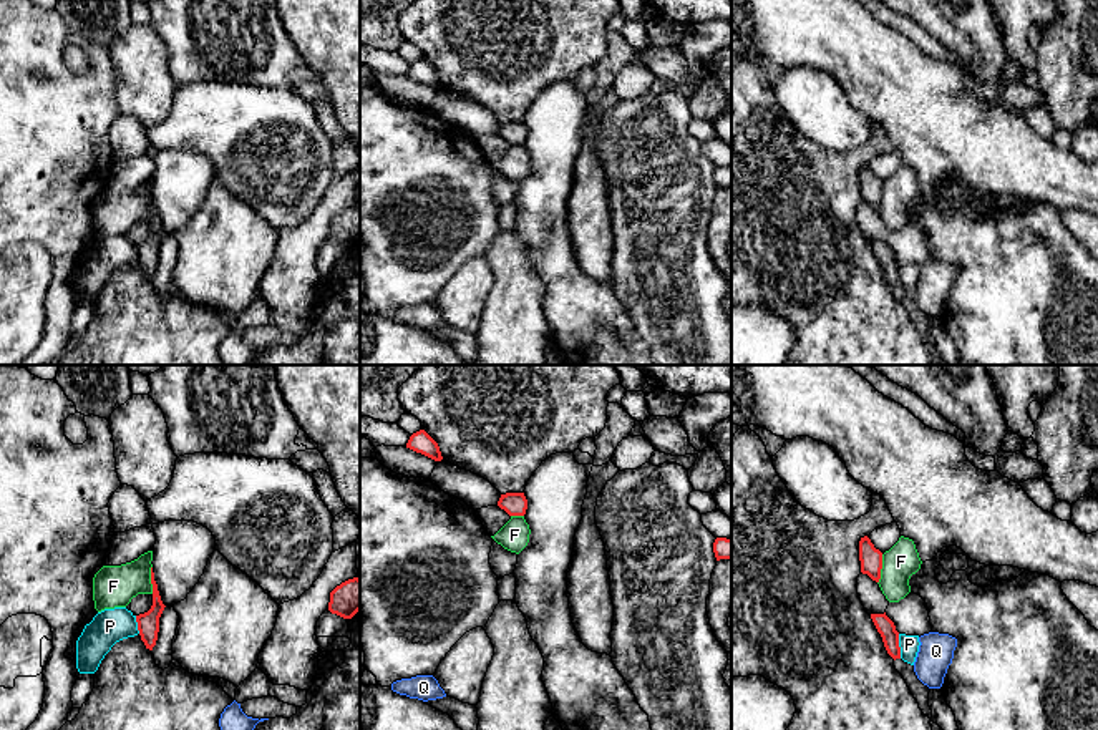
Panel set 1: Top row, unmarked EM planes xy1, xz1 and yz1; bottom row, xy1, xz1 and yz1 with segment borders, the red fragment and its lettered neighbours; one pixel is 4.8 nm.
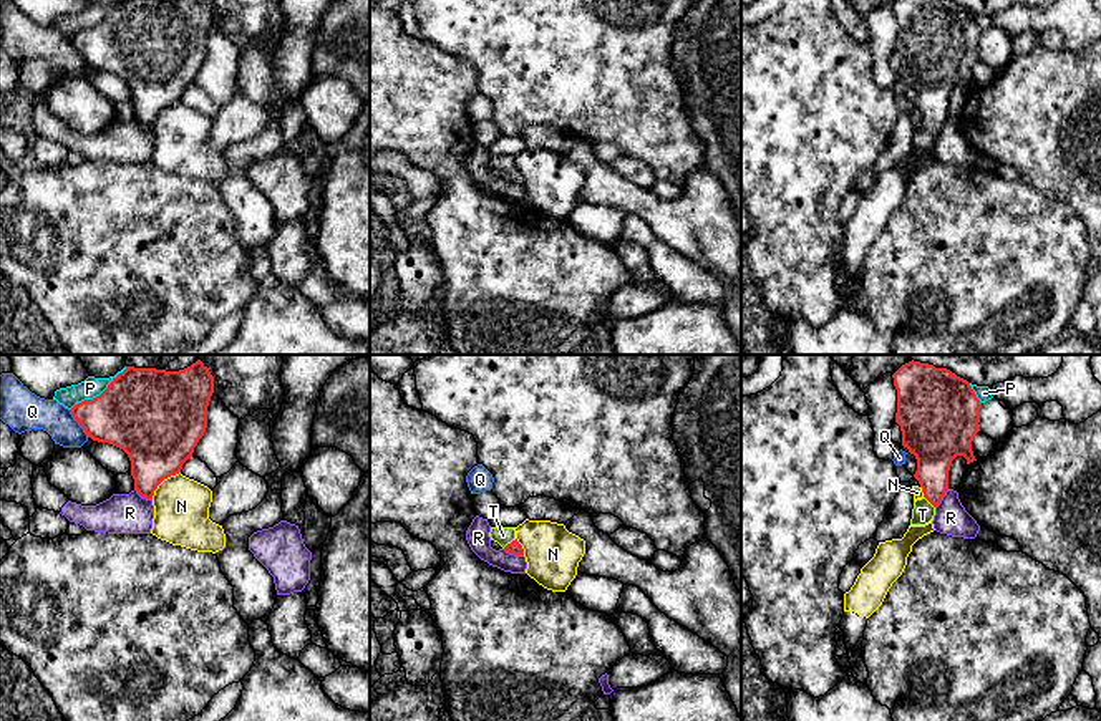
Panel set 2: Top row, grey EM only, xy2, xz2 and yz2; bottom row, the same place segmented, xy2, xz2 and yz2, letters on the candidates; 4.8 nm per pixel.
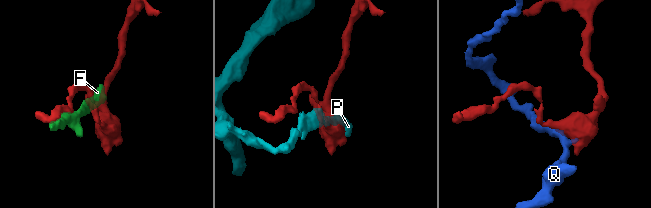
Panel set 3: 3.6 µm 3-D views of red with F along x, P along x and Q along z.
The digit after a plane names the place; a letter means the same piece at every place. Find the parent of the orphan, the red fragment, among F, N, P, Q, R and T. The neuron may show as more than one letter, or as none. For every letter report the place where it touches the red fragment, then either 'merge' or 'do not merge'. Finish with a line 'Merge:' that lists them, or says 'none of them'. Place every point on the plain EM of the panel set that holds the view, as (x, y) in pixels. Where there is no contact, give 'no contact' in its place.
F: yz1 (881, 196) | do not merge
N: xy2 (163, 108) | do not merge
P: xy2 (97, 25) | do not merge
Q: xy2 (78, 50) | do not merge
R: xz2 (513, 181) | do not merge
T: xz2 (511, 171) | merge
Merge: T

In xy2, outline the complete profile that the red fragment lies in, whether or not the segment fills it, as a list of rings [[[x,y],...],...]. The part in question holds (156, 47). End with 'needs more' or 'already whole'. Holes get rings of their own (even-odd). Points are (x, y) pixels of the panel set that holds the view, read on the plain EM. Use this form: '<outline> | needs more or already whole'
[[[123,0],[93,28],[70,40],[88,66],[123,78],[131,90],[134,118],[153,128],[158,114],[181,101],[207,56],[207,35],[214,22],[211,0]]] | already whole

